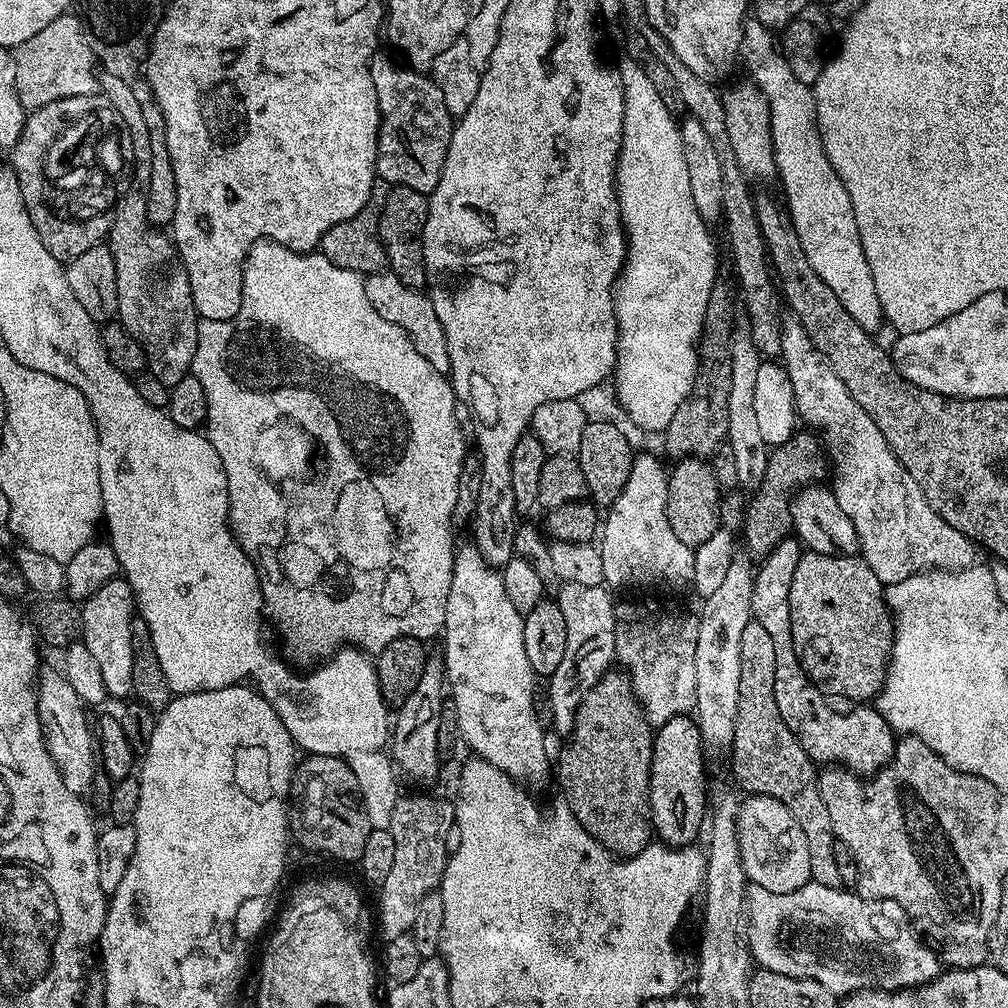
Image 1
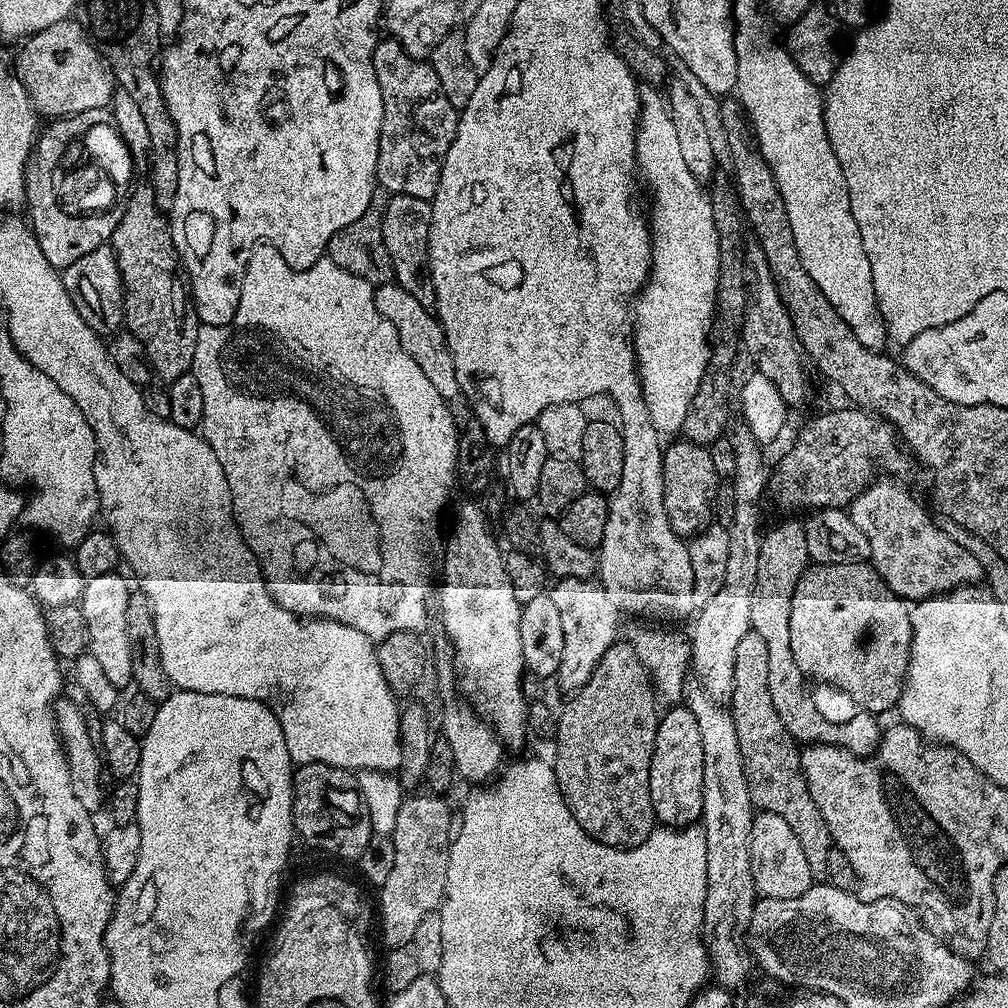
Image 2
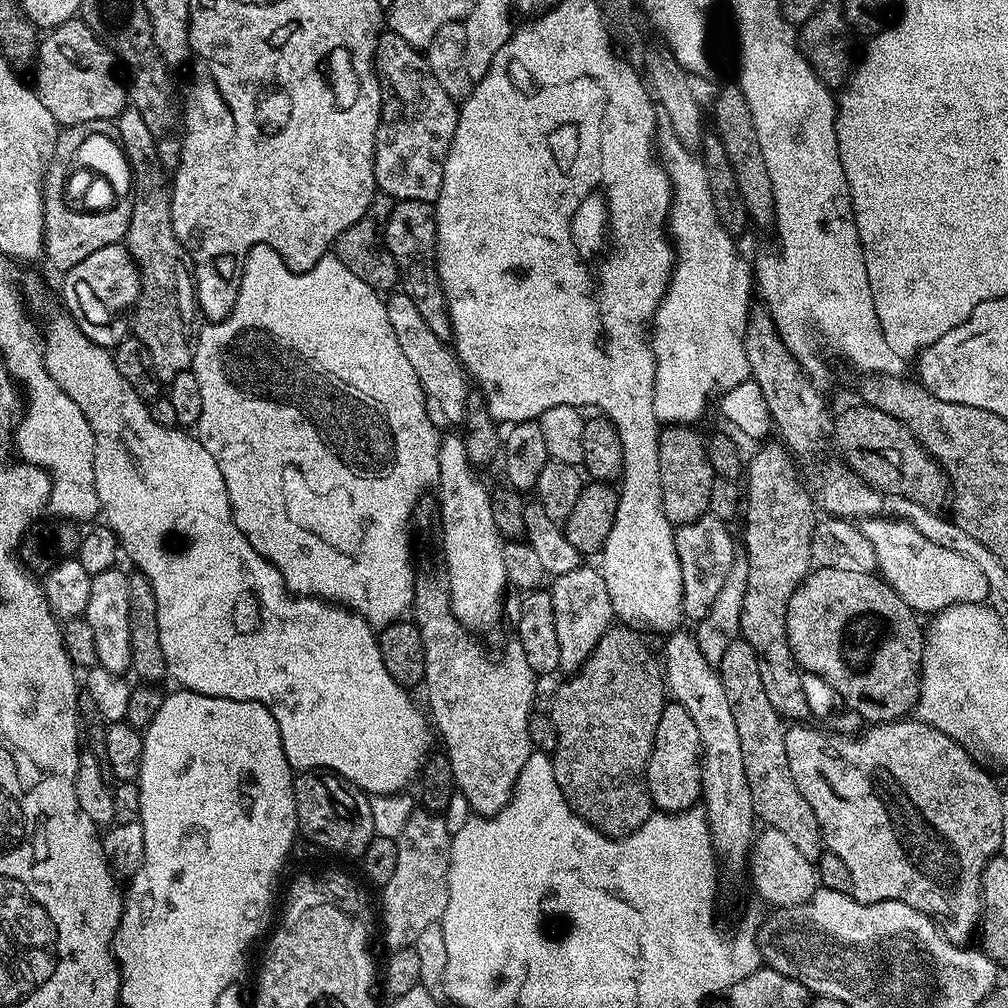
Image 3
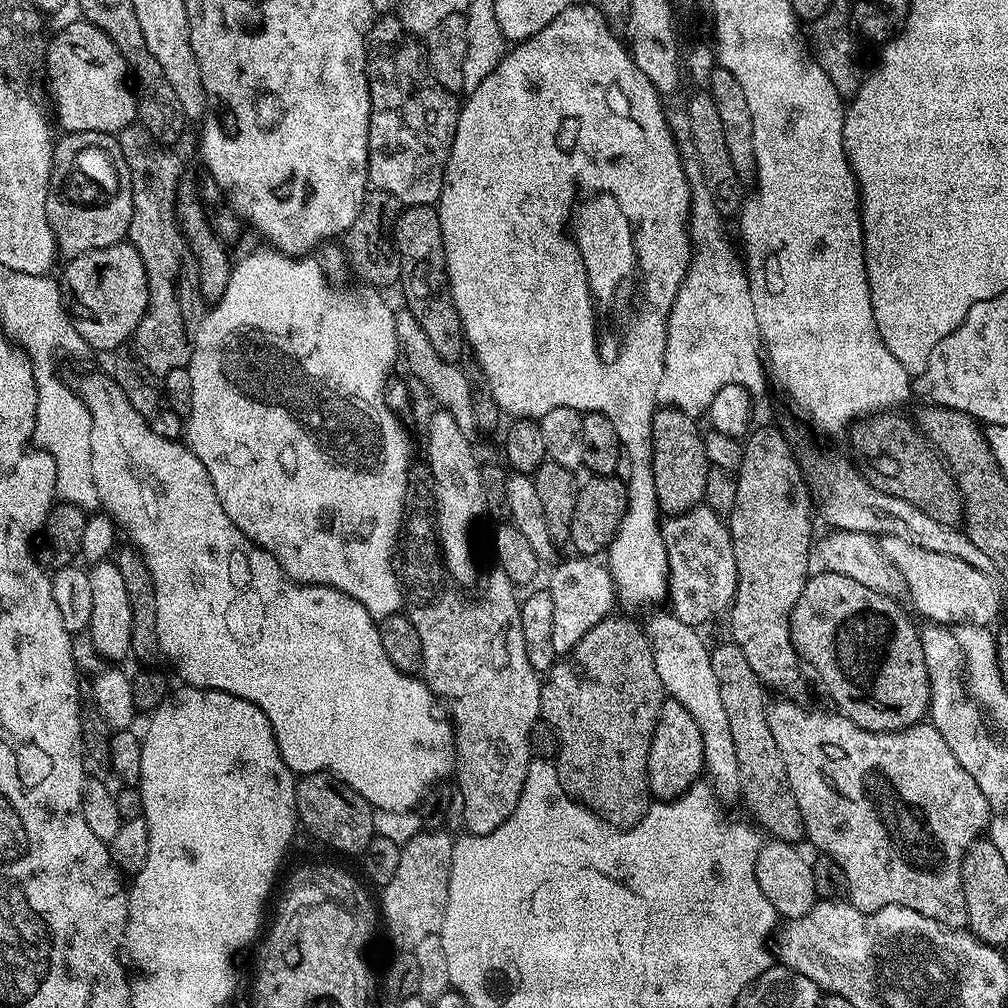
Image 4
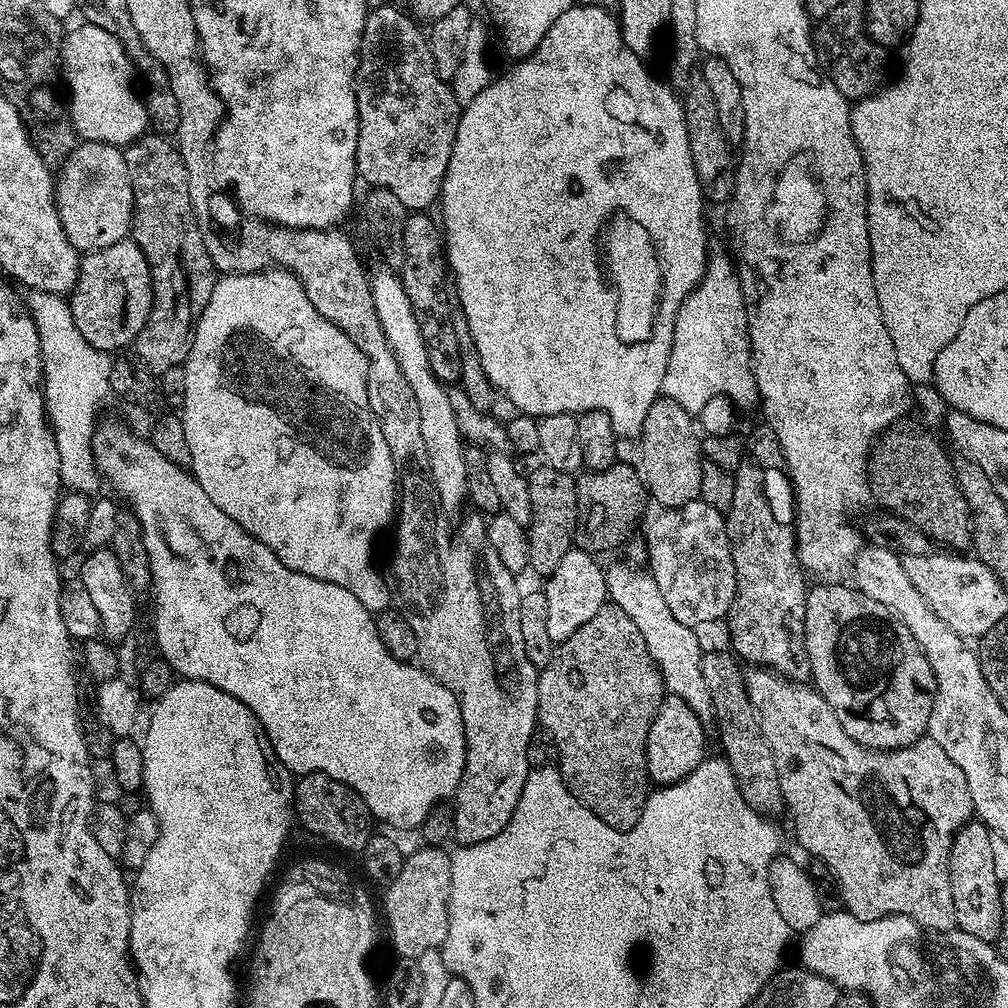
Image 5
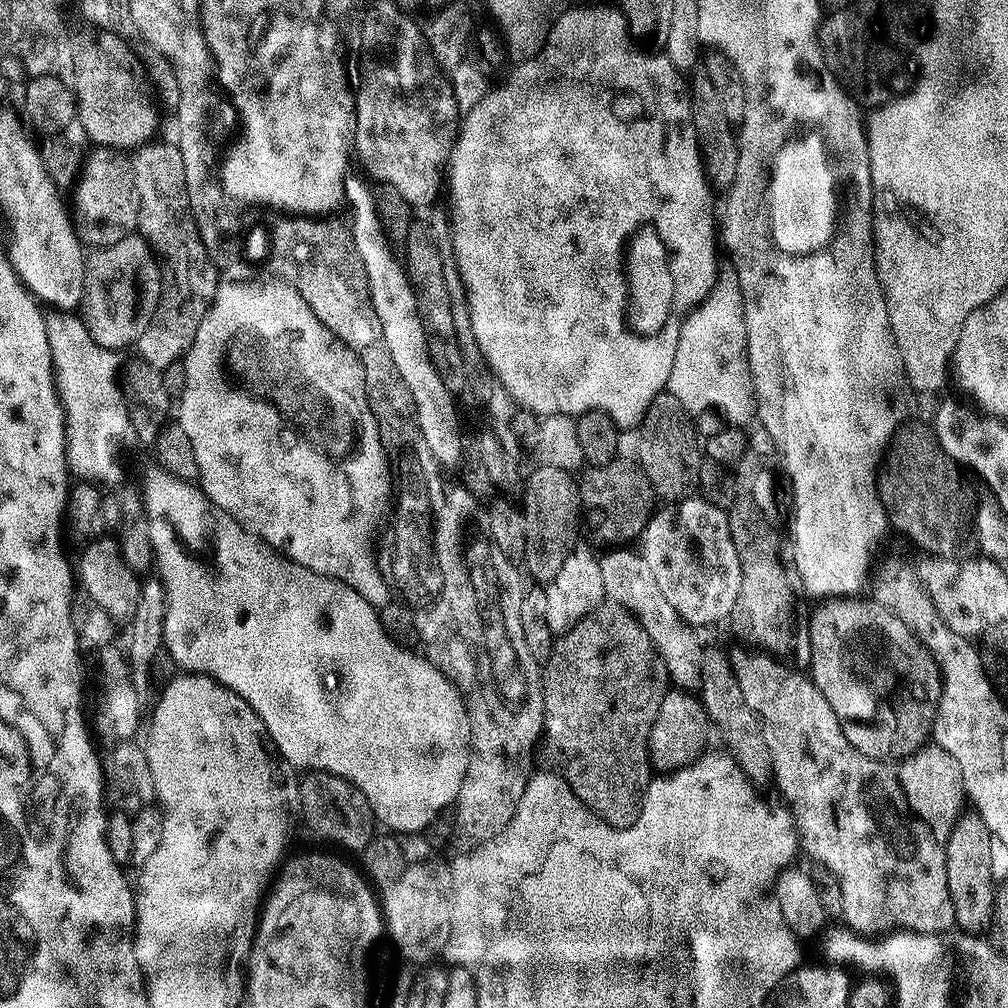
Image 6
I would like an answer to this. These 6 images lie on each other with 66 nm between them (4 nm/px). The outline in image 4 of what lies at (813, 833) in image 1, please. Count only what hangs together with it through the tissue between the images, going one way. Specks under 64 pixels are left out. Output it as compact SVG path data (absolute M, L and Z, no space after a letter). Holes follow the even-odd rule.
M725 642L717 648L713 647L711 654L714 675L718 678L718 690L722 692L722 707L726 710L730 734L734 738L734 751L738 754L742 804L748 807L749 814L753 816L751 819L765 833L769 832L769 837L789 842L803 841L805 835L802 814L788 788L782 754L766 722L766 689L754 670L750 670L750 662L746 662L746 654L742 654L738 645Z

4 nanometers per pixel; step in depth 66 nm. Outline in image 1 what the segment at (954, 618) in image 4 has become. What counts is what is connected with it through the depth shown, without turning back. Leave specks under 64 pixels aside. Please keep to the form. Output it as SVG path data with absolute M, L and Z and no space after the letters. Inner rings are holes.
M796 322L791 324L789 328L785 327L781 331L779 355L796 395L796 414L803 423L804 420L808 423L805 425L809 429L819 433L826 445L826 456L830 461L831 490L838 498L838 506L842 506L842 511L854 522L860 539L859 555L868 563L870 570L874 570L880 583L887 586L917 576L925 570L957 572L973 567L977 563L977 545L966 539L958 530L954 530L950 522L934 514L918 482L910 478L906 466L902 466L902 462L886 442L882 430L874 426L874 418L870 418L870 414L866 414L866 410L862 410L862 406L854 402L850 390L846 390L846 382L842 382L838 374L834 374L834 370L828 365L828 359L816 349L806 330Z

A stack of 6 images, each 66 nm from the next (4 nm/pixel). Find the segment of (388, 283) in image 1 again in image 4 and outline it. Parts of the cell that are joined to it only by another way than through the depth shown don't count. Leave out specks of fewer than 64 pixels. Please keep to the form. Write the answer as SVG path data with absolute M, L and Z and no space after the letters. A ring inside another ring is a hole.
M407 310L396 312L396 340L400 343L403 359L404 356L408 359L408 368L420 379L421 386L440 403L437 405L443 412L450 414L450 418L454 418L462 434L470 438L475 437L478 429L474 420L474 389L472 390L471 382L464 377L463 367L460 364L451 364L438 358L438 350L434 350L430 338L426 338L422 326L418 326L414 314Z

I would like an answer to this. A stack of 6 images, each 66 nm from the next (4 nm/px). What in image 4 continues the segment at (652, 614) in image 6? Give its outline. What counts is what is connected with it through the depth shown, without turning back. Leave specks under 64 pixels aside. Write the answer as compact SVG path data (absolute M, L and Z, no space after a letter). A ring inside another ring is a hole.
M660 611L664 612L650 617L648 624L643 625L654 658L654 670L658 670L658 678L665 693L682 706L686 706L690 718L694 718L694 723L698 726L698 734L702 734L706 776L712 785L712 791L721 801L739 801L741 795L738 754L734 751L730 722L727 721L726 710L722 707L722 692L718 690L718 678L714 675L709 645L704 645L697 629L673 616L671 611Z

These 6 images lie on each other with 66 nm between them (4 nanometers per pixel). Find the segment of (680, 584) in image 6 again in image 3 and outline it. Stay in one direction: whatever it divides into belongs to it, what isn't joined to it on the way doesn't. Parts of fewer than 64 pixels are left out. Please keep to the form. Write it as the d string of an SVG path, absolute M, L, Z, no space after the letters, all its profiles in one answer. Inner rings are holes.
M711 514L699 516L694 522L679 525L675 529L678 562L682 566L682 586L684 587L684 615L692 622L698 622L710 614L710 606L714 598L718 598L718 590L722 590L722 582L726 582L726 574L730 574L730 566L738 554L738 544L732 541L728 533L729 525Z

